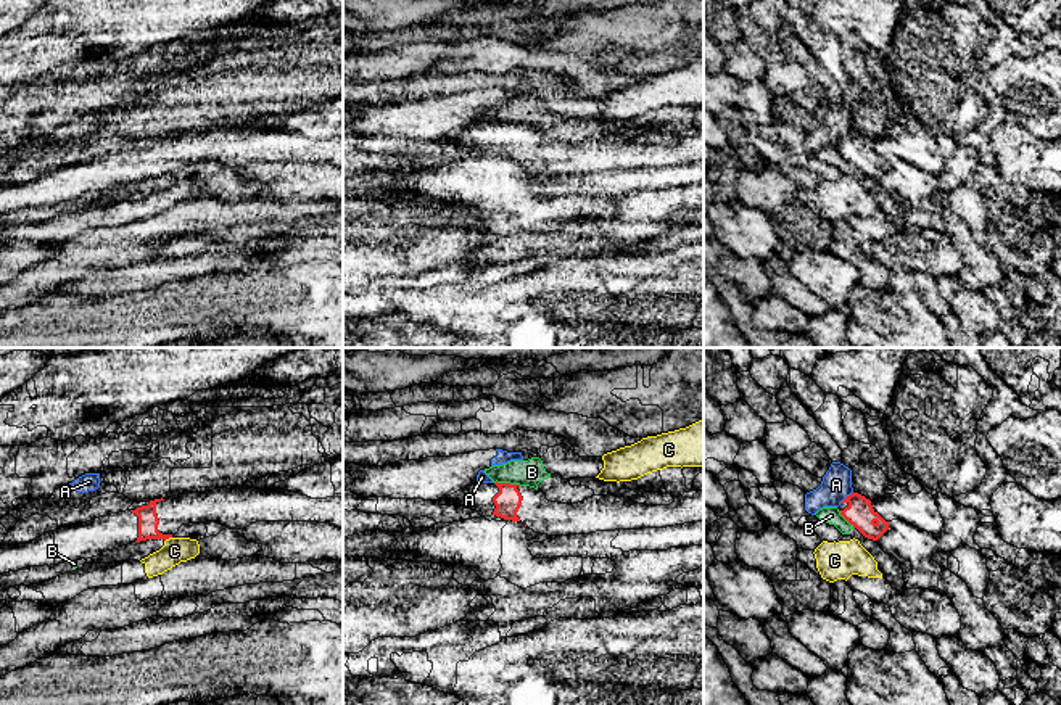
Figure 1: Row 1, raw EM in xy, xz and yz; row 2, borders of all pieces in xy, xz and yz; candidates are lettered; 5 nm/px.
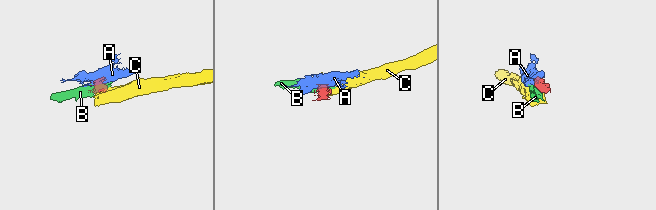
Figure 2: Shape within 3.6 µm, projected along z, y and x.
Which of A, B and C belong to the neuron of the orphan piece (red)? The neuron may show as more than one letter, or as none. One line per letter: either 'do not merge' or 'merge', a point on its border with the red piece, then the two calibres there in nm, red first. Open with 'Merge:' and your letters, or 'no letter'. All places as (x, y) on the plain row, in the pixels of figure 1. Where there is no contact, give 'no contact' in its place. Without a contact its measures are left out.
Merge: no letter
A: do not merge; meets red in yz at (847, 136); 140 nm thick on the red side, 150 nm on the other
B: do not merge; meets red in xz at (507, 123); 140 nm thick on the red side, 140 nm on the other
C: do not merge; meets red in xy at (168, 177); 100 nm thick on the red side, 130 nm on the other

